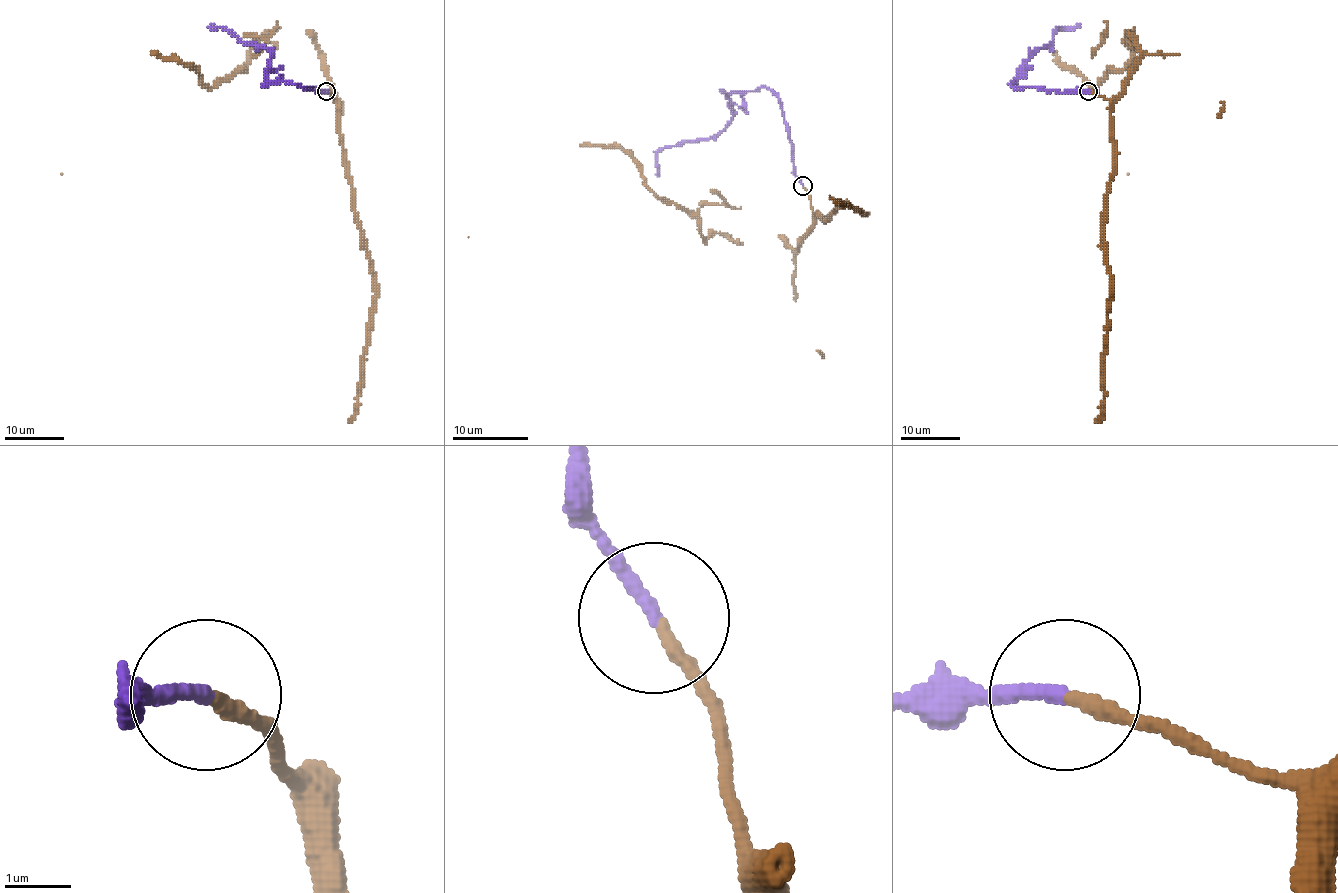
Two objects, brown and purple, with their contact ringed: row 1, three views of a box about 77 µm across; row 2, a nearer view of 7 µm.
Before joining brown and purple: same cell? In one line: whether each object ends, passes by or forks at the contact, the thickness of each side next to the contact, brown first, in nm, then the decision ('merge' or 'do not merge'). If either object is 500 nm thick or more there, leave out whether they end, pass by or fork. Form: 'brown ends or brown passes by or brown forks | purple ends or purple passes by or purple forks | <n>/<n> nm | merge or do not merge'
brown ends | purple ends | 200/220 nm | merge

